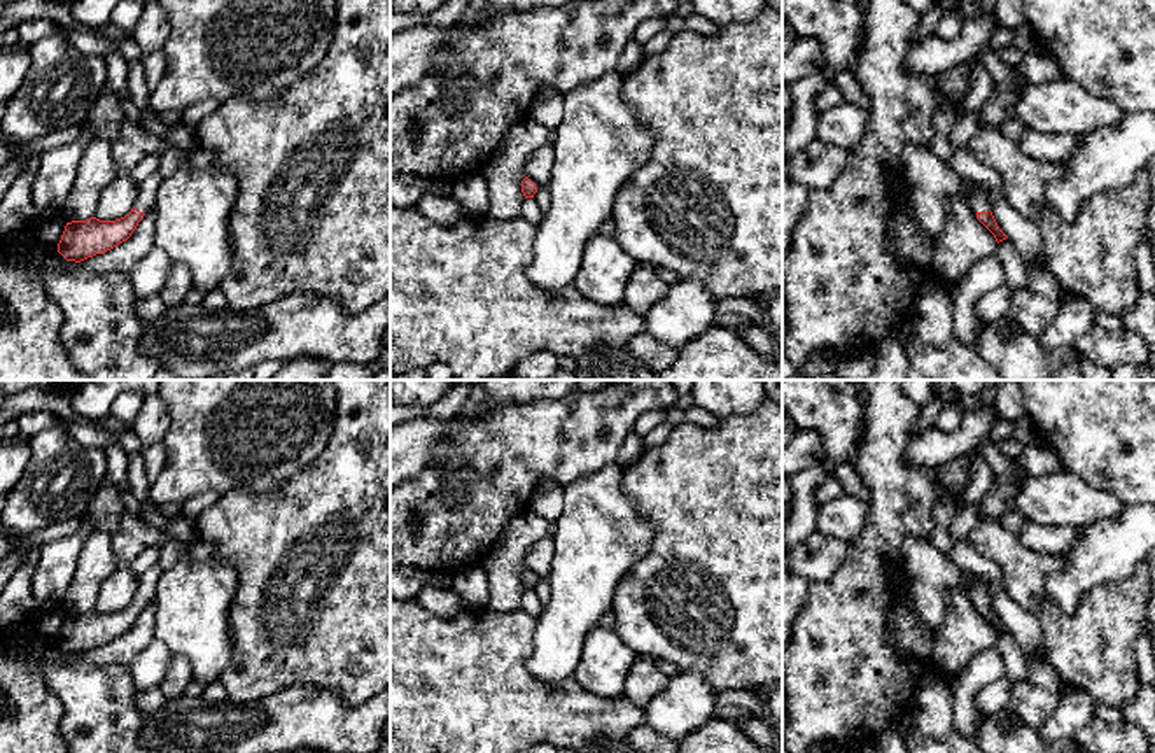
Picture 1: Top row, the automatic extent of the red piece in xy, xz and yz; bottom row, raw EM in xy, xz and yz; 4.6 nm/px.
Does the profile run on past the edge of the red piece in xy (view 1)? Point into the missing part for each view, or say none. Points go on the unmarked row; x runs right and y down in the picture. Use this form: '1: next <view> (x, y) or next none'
1: next xy (147, 582)

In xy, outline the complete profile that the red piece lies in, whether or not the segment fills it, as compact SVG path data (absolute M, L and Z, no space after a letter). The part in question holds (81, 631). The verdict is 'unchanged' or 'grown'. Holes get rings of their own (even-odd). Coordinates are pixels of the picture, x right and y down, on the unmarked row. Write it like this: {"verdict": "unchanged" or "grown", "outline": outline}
{"verdict": "grown", "outline": "M152 566L138 576L138 588L130 606L116 613L86 613L66 615L58 644L66 653L80 655L96 646L103 646L126 634L136 622L138 615L156 597L158 583L163 574L161 566Z"}

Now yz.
{"verdict": "grown", "outline": "M968 573L964 590L970 595L971 602L976 606L976 611L994 627L998 636L1008 630L999 622L990 604L989 583L984 576Z"}

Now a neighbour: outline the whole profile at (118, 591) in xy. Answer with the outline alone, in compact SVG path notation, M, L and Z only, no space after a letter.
M117 567L102 585L94 609L100 613L116 613L124 609L135 599L138 576L130 567Z

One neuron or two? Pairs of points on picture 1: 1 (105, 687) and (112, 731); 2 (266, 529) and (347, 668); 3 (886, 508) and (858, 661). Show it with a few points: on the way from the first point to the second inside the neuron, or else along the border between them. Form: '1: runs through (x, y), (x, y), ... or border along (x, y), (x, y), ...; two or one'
1: runs through (105, 697), (105, 720); one
2: runs through (301, 564), (347, 610), (347, 633); one
3: runs through (879, 547), (858, 591), (858, 622); one

